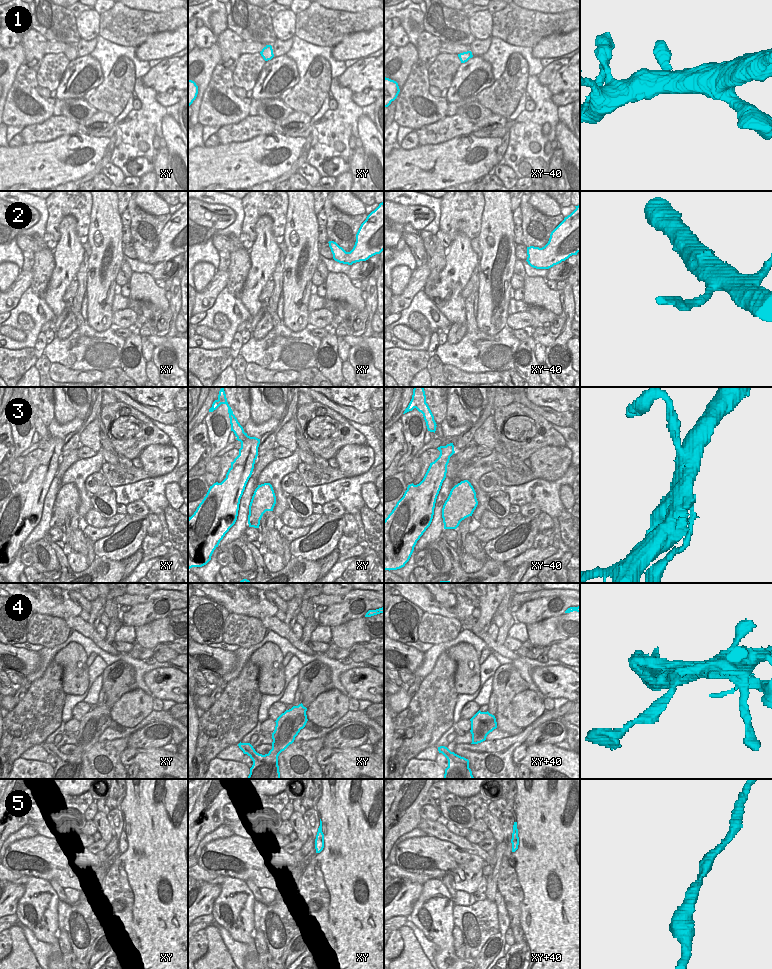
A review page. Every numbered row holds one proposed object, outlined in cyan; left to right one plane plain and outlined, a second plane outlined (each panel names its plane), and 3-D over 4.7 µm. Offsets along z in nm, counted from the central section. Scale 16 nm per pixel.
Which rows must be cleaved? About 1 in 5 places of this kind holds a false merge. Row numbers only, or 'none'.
2

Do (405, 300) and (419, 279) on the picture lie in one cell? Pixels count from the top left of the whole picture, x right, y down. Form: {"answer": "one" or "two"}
{"answer": "one"}

